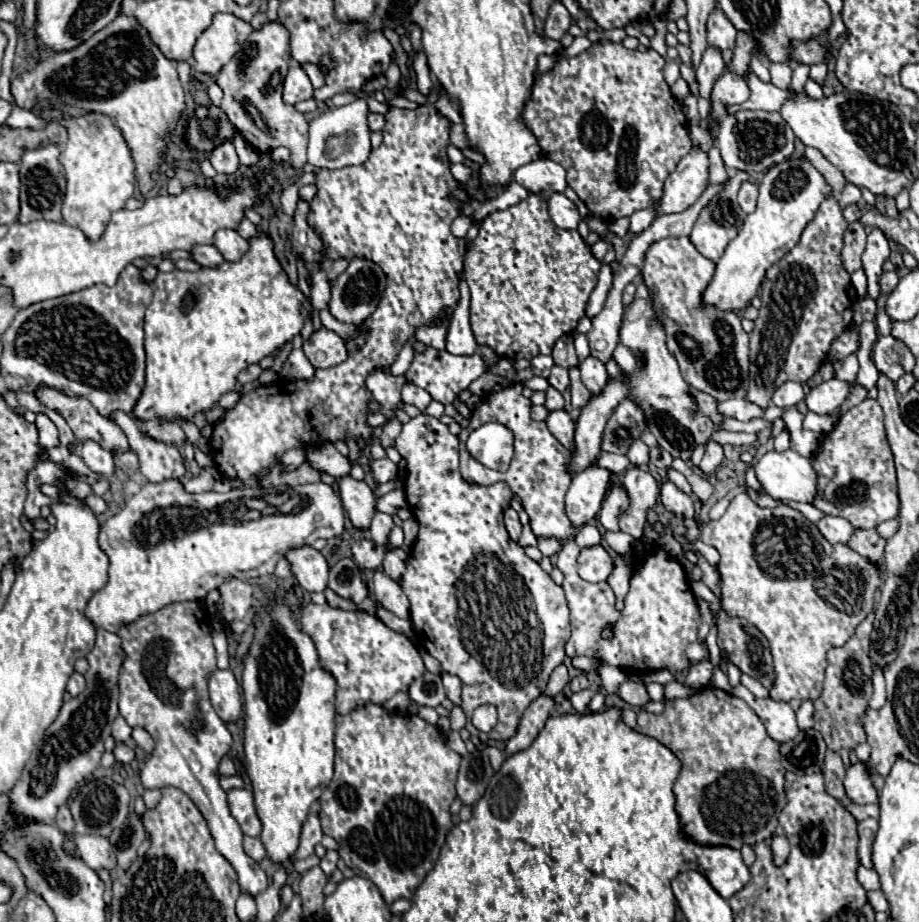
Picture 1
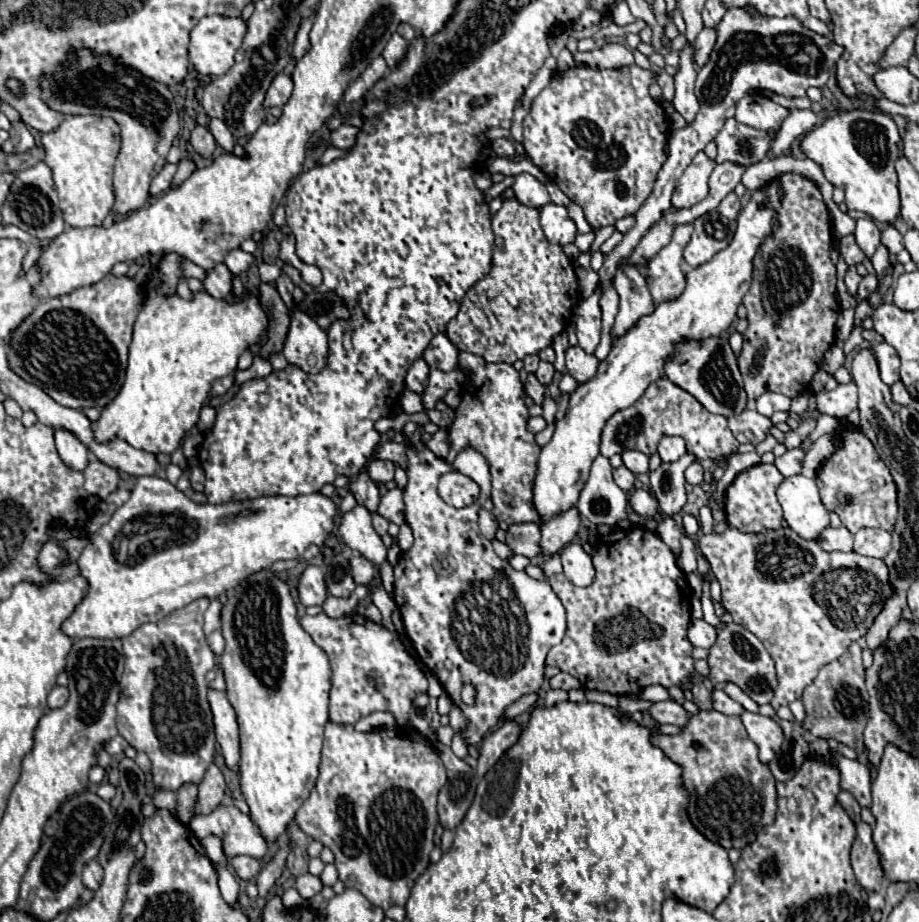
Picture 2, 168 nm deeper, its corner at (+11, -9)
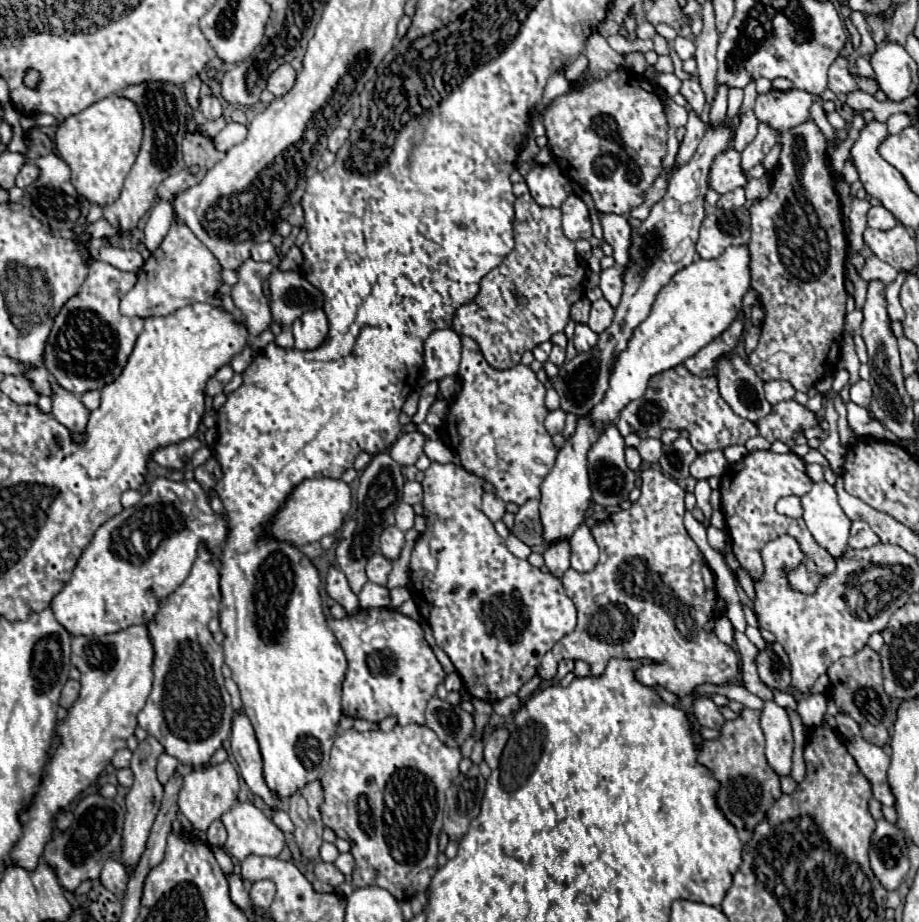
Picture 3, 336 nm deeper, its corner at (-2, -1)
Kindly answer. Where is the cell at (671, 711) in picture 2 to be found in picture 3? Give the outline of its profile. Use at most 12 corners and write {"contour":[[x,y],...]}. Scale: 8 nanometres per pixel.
{"contour":[[709,697],[693,701],[697,723],[721,729],[725,723],[719,707]]}

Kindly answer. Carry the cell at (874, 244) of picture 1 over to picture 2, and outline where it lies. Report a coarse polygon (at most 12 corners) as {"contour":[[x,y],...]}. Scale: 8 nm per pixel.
{"contour":[[858,219],[854,237],[864,255],[874,255],[880,231],[872,219]]}

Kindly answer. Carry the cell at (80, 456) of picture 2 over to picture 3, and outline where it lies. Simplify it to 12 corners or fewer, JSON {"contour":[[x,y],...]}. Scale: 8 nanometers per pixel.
{"contour":[[51,379],[53,417],[83,441],[89,411]]}

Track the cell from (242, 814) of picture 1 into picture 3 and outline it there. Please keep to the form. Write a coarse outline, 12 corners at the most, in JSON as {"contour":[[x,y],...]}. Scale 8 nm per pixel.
{"contour":[[251,801],[235,803],[221,821],[225,851],[277,857],[281,829]]}

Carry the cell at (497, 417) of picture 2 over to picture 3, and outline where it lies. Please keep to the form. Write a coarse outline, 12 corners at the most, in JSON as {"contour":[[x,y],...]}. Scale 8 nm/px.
{"contour":[[461,337],[441,437],[503,501],[539,497],[545,385]]}

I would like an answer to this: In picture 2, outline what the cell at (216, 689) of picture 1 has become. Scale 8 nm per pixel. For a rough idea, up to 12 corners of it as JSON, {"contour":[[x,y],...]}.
{"contour":[[208,689],[226,765],[238,769],[238,723],[224,691]]}

